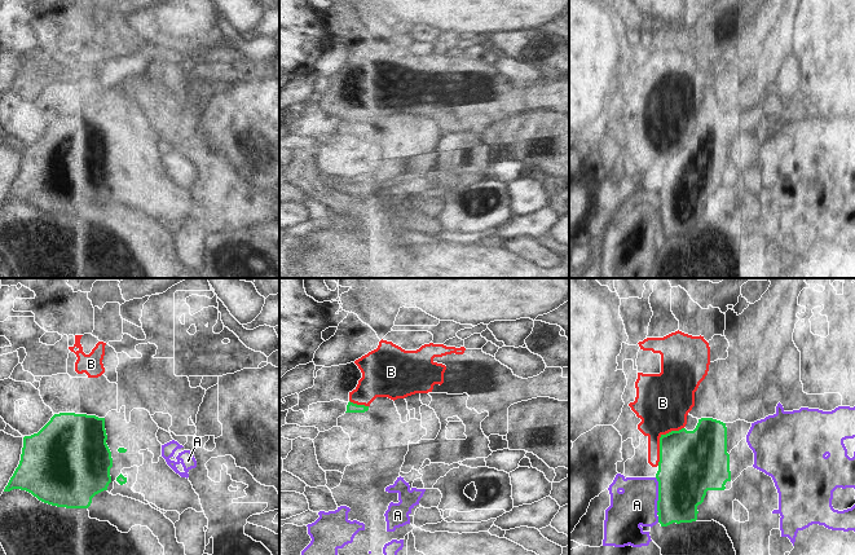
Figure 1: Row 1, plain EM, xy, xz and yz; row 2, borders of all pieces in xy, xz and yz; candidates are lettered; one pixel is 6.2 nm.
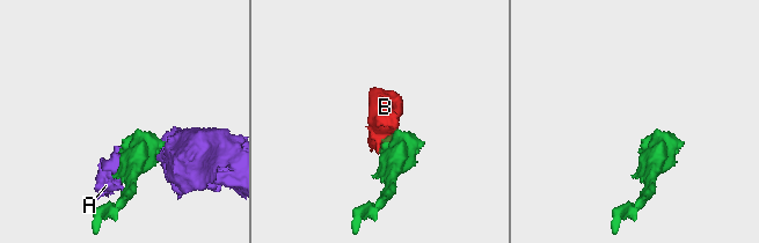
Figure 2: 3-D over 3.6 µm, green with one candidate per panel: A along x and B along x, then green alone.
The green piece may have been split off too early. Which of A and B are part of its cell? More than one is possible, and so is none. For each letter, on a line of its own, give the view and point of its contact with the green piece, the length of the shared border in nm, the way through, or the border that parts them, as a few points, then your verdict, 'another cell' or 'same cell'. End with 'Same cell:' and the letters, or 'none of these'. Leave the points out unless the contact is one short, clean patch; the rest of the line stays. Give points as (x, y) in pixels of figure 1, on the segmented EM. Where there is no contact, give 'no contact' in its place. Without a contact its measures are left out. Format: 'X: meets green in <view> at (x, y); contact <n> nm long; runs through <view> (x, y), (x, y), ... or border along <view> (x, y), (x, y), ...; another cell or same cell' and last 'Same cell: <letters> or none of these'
A: meets green in yz at (659, 496); contact 240 nm long; another cell
B: meets green in yz at (660, 440); contact 280 nm long; another cell
Same cell: none of these

